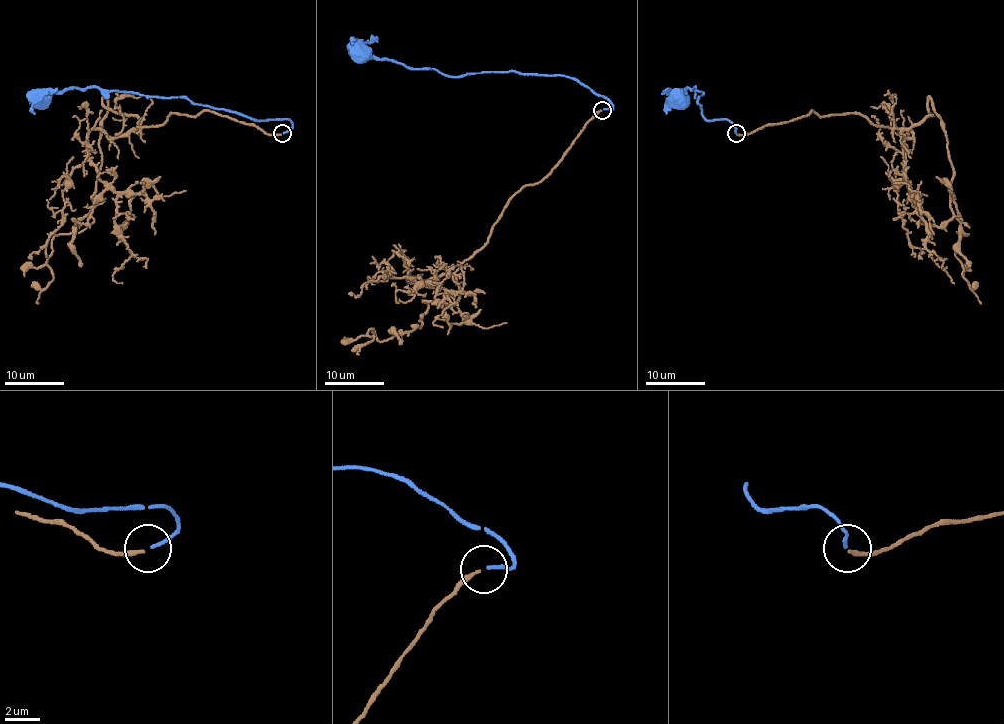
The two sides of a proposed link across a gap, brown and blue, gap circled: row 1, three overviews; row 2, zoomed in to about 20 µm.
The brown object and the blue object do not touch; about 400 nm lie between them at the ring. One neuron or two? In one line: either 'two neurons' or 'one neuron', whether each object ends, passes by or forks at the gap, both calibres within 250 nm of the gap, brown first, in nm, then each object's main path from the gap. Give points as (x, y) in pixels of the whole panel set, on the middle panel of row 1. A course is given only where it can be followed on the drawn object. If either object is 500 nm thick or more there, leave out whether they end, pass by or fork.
two neurons | brown ends | blue ends | 240/200 nm | brown via (601, 110), (455, 272), (460, 299), (422, 302), (422, 324), (390, 339), (367, 331), (358, 354) | blue via (604, 110), (613, 107), (607, 99), (565, 75), (503, 71), (445, 75), (436, 69), (363, 58), (360, 52)

